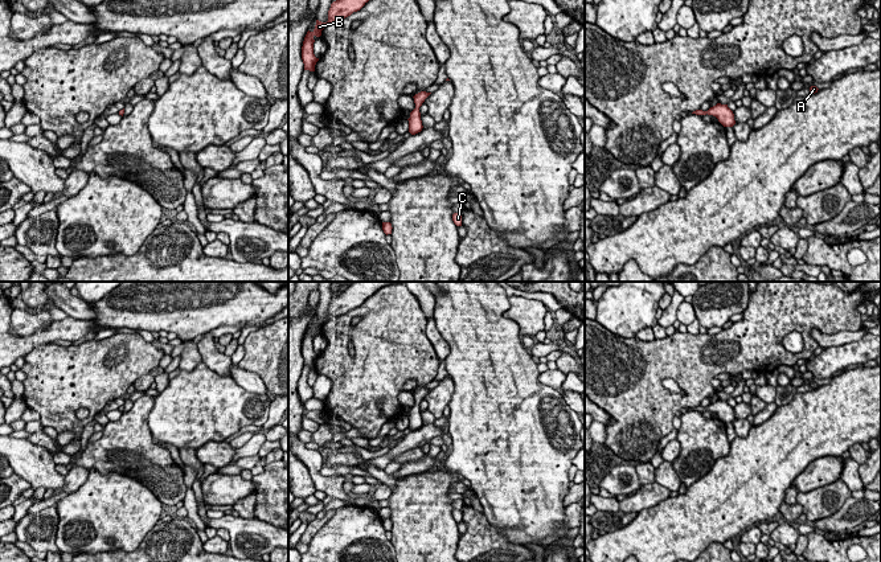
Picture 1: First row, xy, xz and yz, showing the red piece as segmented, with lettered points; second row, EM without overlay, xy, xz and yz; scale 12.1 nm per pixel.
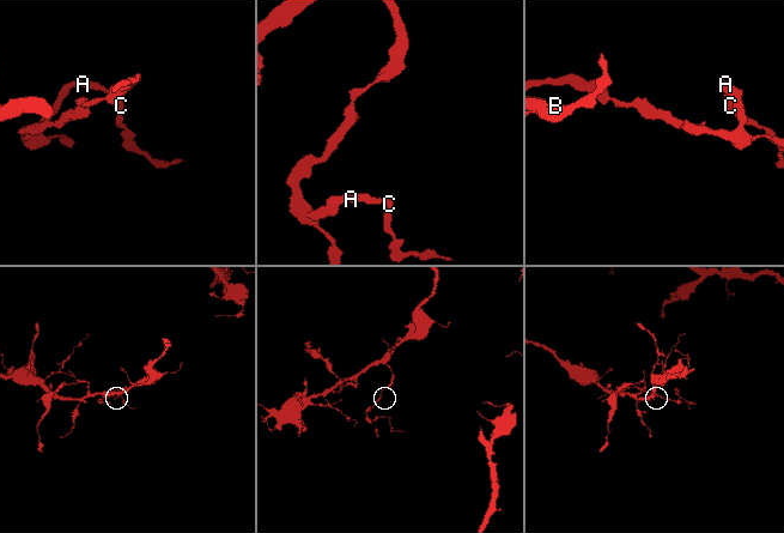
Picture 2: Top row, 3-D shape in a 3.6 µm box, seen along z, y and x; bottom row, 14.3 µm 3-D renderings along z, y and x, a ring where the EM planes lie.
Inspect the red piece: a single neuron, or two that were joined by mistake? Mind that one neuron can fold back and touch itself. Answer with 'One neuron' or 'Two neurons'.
Two neurons

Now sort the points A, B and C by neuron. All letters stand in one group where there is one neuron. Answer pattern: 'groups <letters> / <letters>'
groups A C / B

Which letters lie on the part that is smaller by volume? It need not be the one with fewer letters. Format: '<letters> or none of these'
A, C

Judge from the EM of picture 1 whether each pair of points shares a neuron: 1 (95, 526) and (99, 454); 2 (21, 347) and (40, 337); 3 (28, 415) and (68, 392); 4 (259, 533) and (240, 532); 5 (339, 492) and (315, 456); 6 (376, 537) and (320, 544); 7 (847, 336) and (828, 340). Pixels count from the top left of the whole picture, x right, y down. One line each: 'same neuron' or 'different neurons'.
1: different neurons
2: same neuron
3: different neurons
4: same neuron
5: same neuron
6: same neuron
7: same neuron

